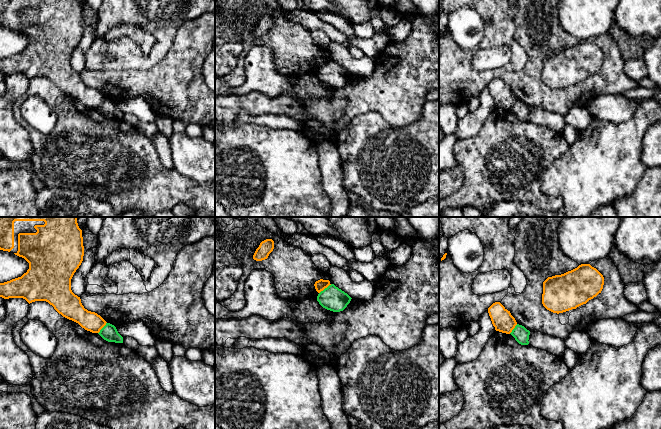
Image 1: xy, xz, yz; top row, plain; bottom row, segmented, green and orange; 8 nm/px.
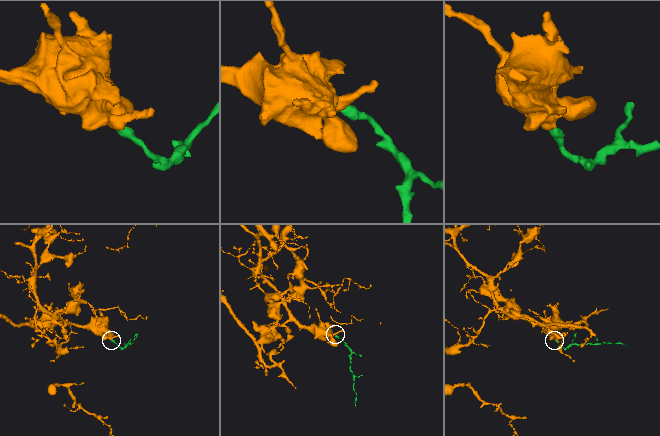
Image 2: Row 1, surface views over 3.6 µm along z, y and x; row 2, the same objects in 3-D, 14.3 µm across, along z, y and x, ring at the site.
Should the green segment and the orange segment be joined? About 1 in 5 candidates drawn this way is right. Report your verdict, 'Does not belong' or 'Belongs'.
Does not belong

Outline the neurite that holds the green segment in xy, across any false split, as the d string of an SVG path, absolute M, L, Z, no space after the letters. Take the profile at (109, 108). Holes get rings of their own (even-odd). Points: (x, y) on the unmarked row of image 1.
M106 99L98 110L108 118L123 119L123 113L118 109L116 103L110 99Z

